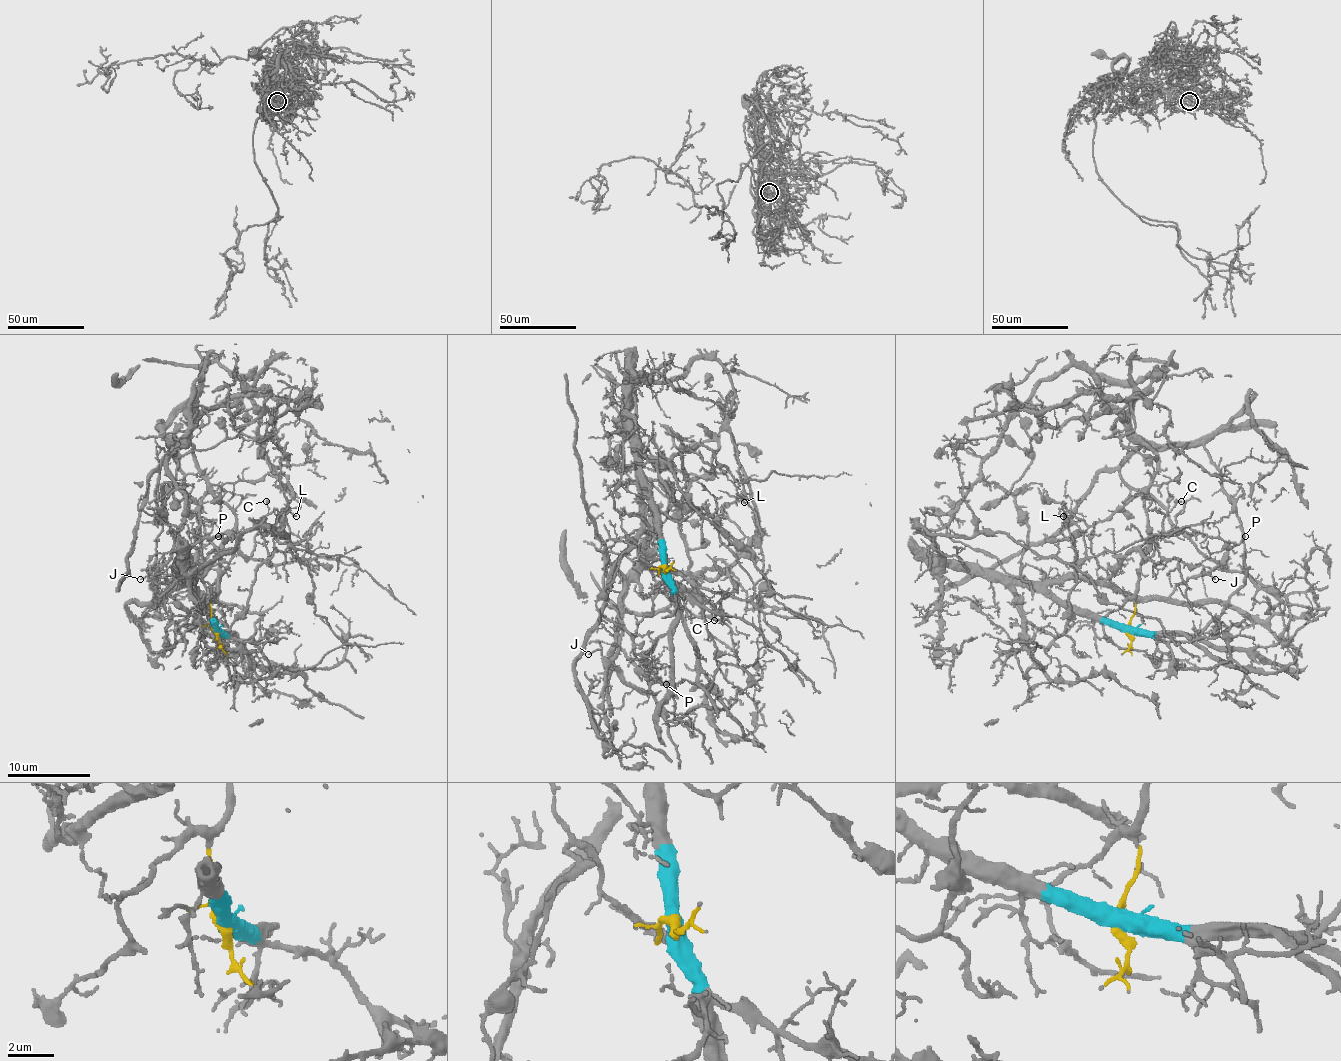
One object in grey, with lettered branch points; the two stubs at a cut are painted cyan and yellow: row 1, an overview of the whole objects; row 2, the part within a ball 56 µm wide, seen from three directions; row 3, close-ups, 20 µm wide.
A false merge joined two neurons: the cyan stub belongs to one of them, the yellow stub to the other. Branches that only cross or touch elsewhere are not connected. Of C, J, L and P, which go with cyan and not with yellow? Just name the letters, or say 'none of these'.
C, L, P

